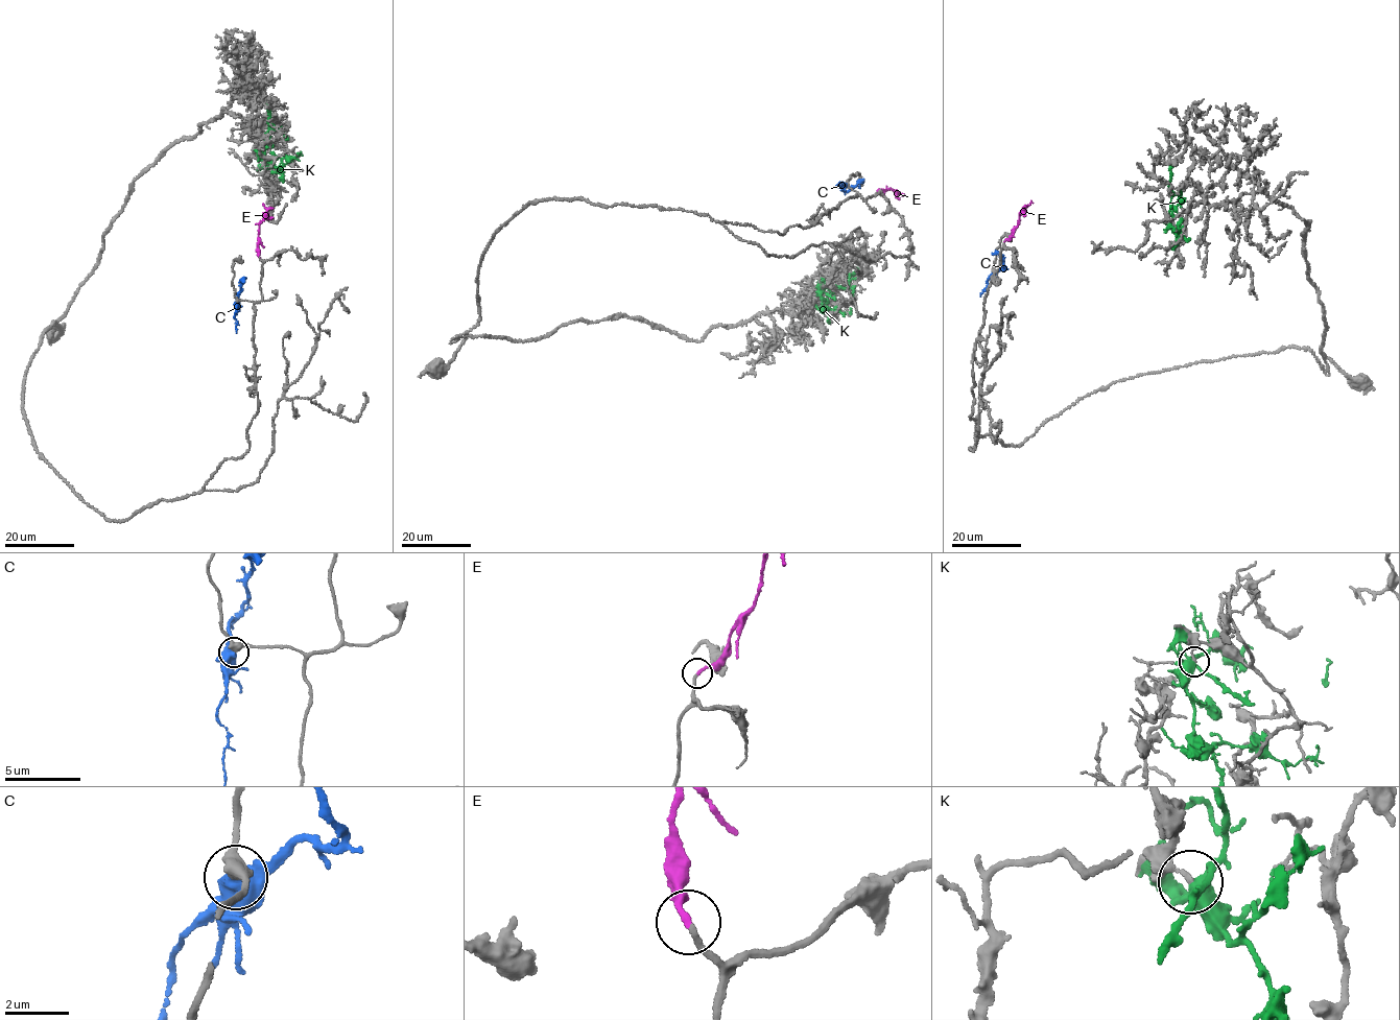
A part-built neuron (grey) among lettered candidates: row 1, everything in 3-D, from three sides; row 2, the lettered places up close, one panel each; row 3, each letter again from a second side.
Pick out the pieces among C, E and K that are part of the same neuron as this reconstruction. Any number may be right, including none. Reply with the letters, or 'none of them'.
E

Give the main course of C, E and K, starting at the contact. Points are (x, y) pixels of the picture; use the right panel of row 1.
C: (994, 271), (1004, 266), (999, 255), (992, 254)
E: (1004, 240), (1019, 221), (1019, 213), (1031, 200)
K: (1169, 222), (1173, 220), (1172, 209), (1181, 193), (1171, 193), (1169, 185), (1170, 167), (1175, 163)

